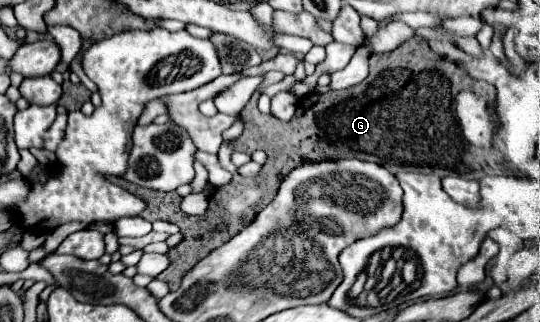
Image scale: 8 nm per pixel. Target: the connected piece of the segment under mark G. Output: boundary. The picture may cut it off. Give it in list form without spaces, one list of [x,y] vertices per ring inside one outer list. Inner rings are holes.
[[[412,37],[392,53],[372,53],[370,75],[362,83],[342,91],[328,91],[322,95],[312,93],[302,99],[298,103],[296,115],[288,123],[260,113],[256,107],[258,93],[254,93],[240,113],[244,119],[244,133],[236,139],[236,151],[264,149],[268,153],[268,161],[262,167],[260,177],[234,177],[228,185],[216,189],[210,195],[208,211],[202,216],[182,213],[182,197],[176,191],[142,189],[138,185],[130,185],[124,179],[116,179],[120,187],[148,203],[140,217],[151,223],[162,220],[180,225],[184,241],[170,249],[170,267],[162,271],[158,279],[166,281],[170,291],[178,289],[188,269],[214,251],[214,247],[220,247],[238,231],[242,231],[262,209],[258,203],[262,203],[270,191],[278,189],[282,179],[292,169],[308,159],[338,161],[356,157],[380,165],[382,161],[386,161],[386,165],[408,165],[418,173],[434,173],[438,177],[464,175],[472,167],[468,157],[470,145],[462,135],[462,127],[454,111],[454,97],[464,89],[462,79],[464,73],[454,63],[438,59],[430,53],[424,37]],[[218,223],[226,223],[228,227],[214,233]]]

